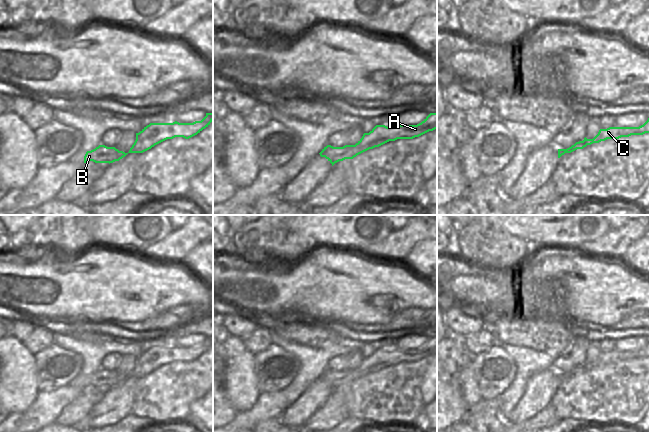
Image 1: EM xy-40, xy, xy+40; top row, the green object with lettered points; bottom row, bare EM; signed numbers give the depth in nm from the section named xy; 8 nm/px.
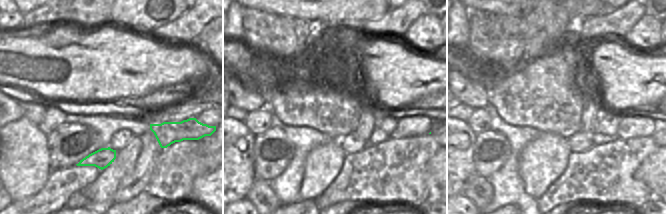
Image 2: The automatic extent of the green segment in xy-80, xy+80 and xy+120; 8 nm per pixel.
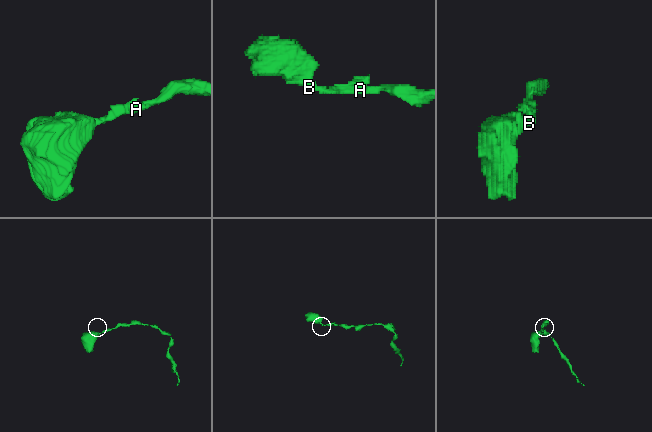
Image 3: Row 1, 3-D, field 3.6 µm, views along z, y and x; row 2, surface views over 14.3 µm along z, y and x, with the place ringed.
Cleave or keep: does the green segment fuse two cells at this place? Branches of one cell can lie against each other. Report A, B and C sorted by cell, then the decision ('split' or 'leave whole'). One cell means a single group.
groups A B C; leave whole

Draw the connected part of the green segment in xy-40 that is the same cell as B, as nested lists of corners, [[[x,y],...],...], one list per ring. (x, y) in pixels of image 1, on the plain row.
[[[99,369],[91,375],[87,375],[84,380],[84,387],[93,385],[95,387],[113,387],[125,381],[128,377],[119,375],[115,371]]]

